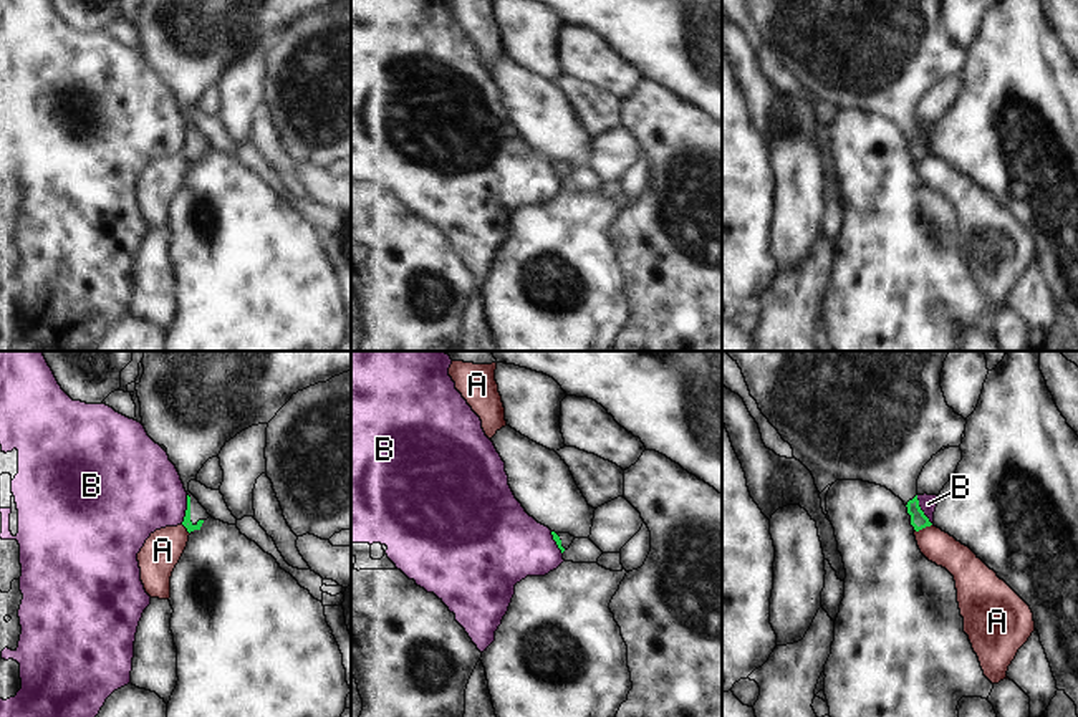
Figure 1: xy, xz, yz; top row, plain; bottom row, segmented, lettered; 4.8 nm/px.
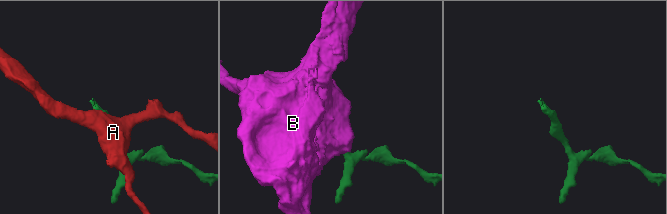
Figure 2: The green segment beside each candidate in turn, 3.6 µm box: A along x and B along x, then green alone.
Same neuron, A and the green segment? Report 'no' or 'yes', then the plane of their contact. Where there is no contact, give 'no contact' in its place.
no; contact in yz

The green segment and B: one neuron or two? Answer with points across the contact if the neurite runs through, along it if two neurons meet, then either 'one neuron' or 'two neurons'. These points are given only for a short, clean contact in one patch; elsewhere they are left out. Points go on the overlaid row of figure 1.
border yz (916, 495), (919, 509), (933, 524); two neurons

